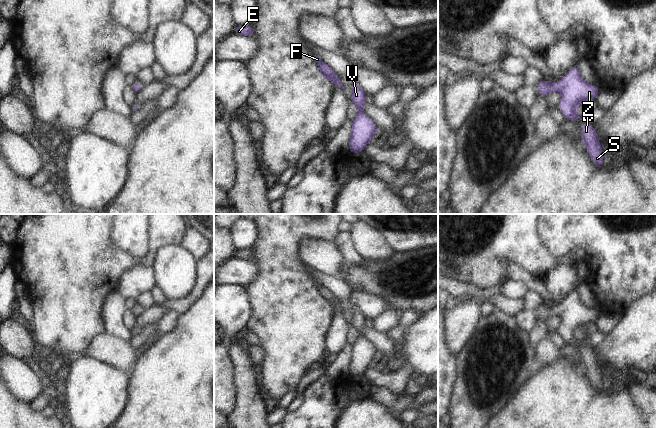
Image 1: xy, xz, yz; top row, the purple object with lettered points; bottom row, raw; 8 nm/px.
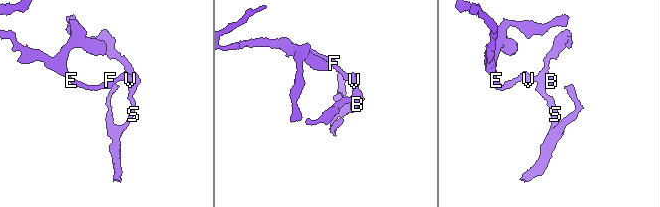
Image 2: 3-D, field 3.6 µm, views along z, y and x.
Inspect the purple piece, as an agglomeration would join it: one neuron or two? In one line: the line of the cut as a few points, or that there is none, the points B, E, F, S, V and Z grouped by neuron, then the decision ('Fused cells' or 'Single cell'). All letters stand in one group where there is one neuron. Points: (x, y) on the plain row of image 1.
No split. Groups: B E F S V Z. Single cell

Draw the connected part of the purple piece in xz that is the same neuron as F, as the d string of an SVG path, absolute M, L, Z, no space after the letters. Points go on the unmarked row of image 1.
M316 279L315 285L321 295L322 300L328 302L333 308L338 309L341 313L343 313L343 309L341 307L341 304L339 302L339 300L337 300L332 294L331 292L326 289L321 282Z

